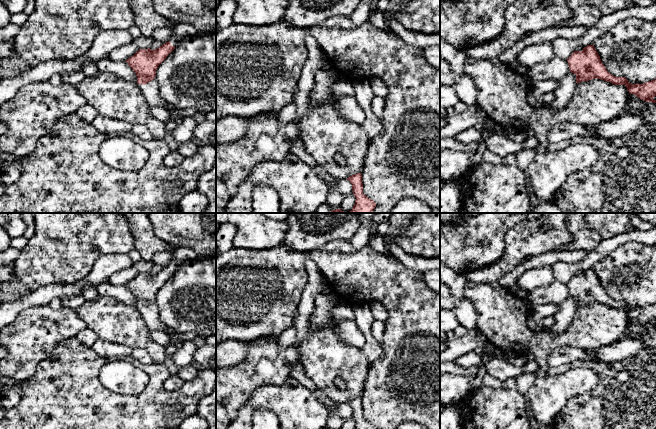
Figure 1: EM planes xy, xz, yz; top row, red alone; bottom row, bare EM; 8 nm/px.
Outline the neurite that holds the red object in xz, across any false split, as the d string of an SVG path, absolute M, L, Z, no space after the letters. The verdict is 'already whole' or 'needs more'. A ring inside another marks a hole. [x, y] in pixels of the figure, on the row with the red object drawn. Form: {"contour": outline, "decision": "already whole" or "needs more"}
{"contour": "M361 173L354 174L347 178L347 180L352 184L353 194L356 198L355 204L351 211L344 212L341 209L333 210L326 203L322 204L316 213L372 213L376 207L376 203L369 199L363 193L363 183Z", "decision": "needs more"}

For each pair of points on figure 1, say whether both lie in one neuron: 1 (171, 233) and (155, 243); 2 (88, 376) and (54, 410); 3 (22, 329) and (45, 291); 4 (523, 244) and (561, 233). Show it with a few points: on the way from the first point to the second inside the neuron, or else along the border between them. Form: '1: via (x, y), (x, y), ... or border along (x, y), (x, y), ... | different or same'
1: border along (151, 223), (153, 232), (174, 247) | different
2: via (79, 385), (63, 402) | same
3: border along (48, 304), (27, 307), (16, 317) | different
4: via (532, 237), (552, 233) | same

